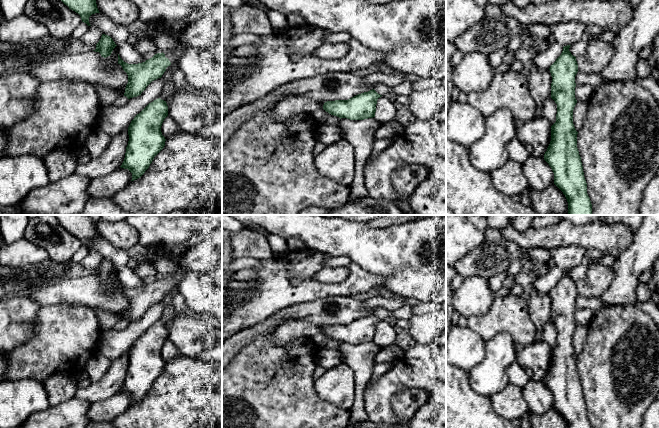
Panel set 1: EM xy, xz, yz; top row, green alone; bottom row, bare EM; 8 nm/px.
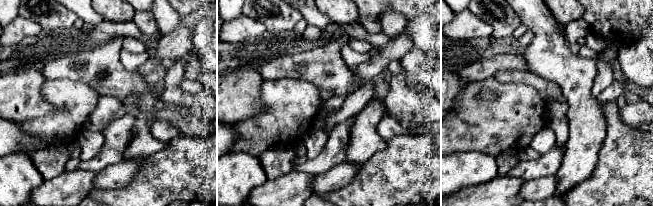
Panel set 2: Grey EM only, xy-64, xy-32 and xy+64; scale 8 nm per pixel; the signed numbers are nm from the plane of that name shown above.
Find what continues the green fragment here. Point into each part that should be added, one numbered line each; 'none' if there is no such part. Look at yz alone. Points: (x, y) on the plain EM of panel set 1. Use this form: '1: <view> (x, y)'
none

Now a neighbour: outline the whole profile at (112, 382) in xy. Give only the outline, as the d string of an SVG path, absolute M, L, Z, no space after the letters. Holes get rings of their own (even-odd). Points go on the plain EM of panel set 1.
M128 353L112 360L106 374L90 386L77 389L75 397L91 404L112 397L122 389L128 365Z

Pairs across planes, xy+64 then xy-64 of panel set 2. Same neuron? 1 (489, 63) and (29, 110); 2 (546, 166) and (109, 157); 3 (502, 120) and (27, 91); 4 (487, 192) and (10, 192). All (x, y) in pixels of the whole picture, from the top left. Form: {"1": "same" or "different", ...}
{"1": "different", "2": "same", "3": "different", "4": "different"}

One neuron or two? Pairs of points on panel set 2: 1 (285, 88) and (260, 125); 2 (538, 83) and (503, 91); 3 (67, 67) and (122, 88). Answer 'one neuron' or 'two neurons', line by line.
1: one neuron
2: two neurons
3: one neuron

